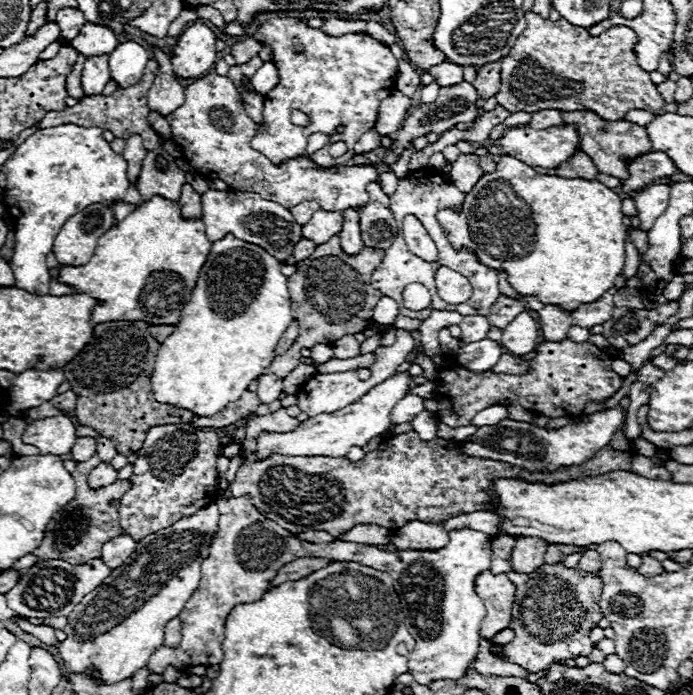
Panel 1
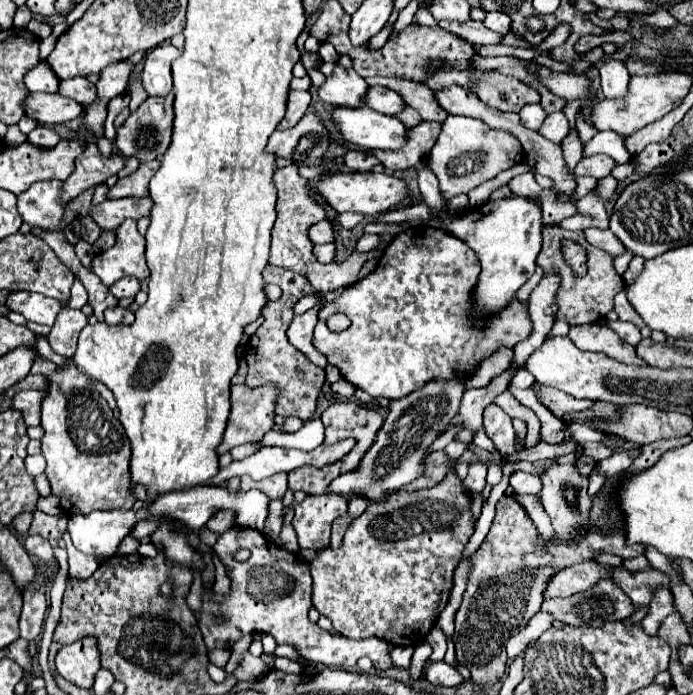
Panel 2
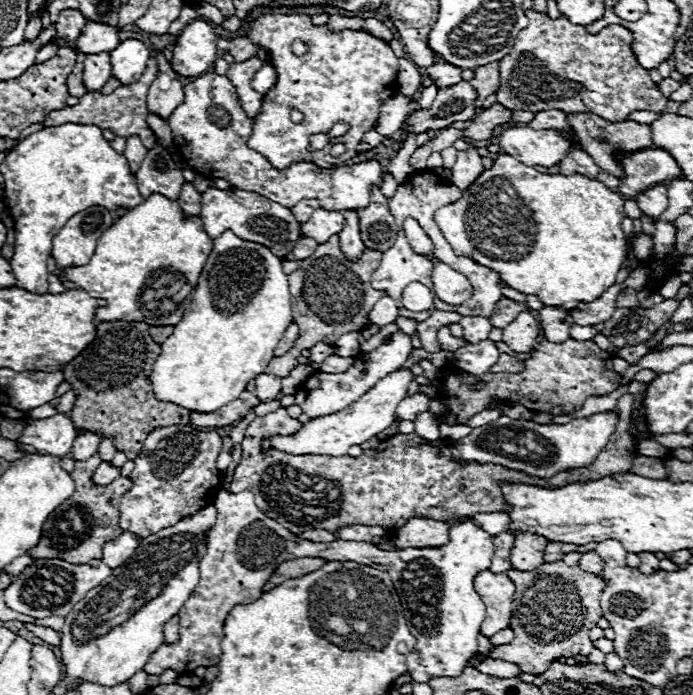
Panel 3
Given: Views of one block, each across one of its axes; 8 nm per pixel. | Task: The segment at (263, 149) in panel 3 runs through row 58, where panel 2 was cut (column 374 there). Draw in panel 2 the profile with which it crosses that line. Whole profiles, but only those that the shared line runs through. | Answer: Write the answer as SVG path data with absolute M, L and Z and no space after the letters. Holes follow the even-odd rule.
M426 224L406 228L404 232L396 234L392 244L384 250L374 272L348 286L334 302L320 308L320 320L314 328L312 344L320 354L324 354L328 364L334 364L340 370L346 382L368 392L372 398L400 400L432 380L470 378L480 368L480 362L492 356L498 348L514 348L532 332L528 304L520 300L512 300L508 308L488 316L488 320L476 320L472 316L478 274L480 262L474 250L462 240ZM334 312L342 312L352 320L352 326L346 332L336 334L328 330L326 318Z

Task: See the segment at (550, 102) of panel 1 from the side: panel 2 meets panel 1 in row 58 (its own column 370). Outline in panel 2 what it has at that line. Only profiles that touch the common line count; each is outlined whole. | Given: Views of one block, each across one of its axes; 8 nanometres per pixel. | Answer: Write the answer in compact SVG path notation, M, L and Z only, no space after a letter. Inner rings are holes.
M448 470L446 478L432 488L416 492L400 490L386 502L370 502L366 512L348 526L340 548L322 548L310 560L314 580L312 606L332 620L340 636L356 640L376 636L392 646L416 646L432 630L438 614L448 604L452 574L472 534L470 498L454 470Z

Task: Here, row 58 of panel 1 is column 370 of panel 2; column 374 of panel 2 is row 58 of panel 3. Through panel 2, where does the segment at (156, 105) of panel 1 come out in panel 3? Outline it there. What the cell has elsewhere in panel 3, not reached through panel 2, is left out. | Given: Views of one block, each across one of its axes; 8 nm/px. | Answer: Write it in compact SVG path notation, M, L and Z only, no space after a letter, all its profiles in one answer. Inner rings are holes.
M162 52L156 54L158 60L158 74L148 90L148 112L158 114L160 118L168 120L180 100L184 100L182 84L178 82L178 74L172 70L170 62Z

